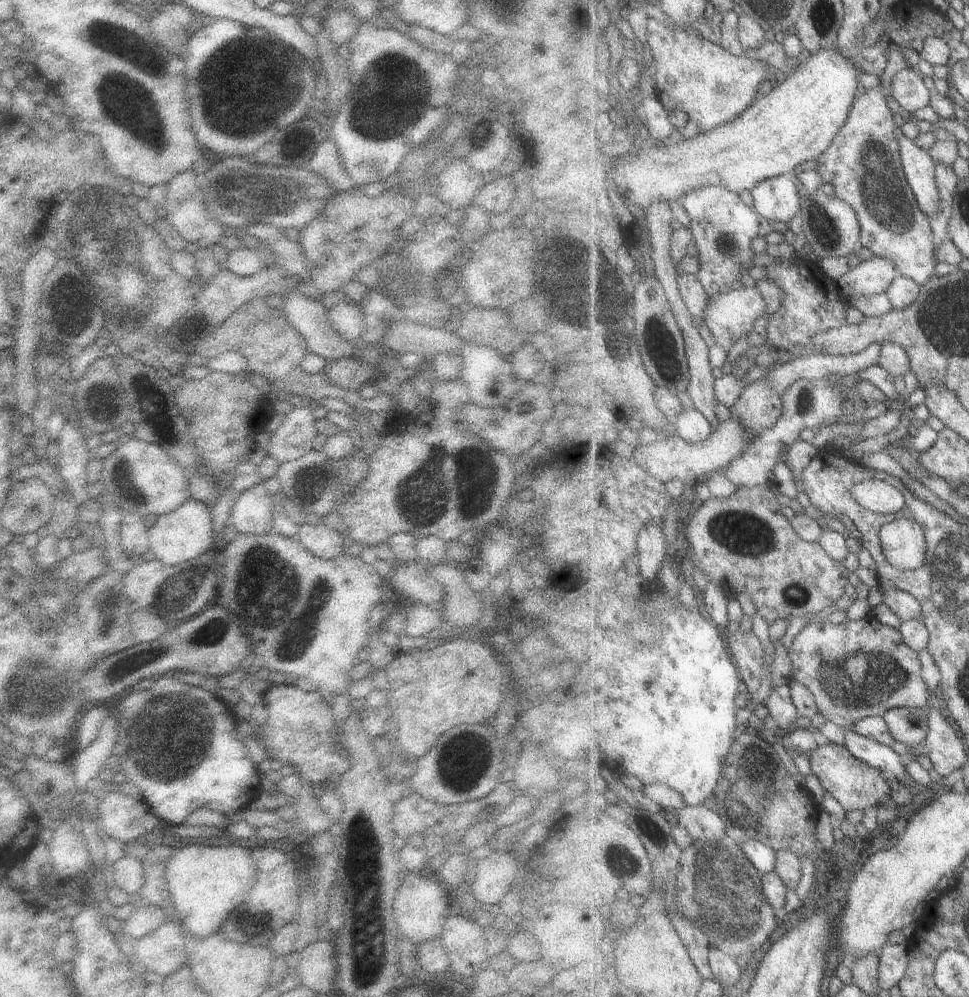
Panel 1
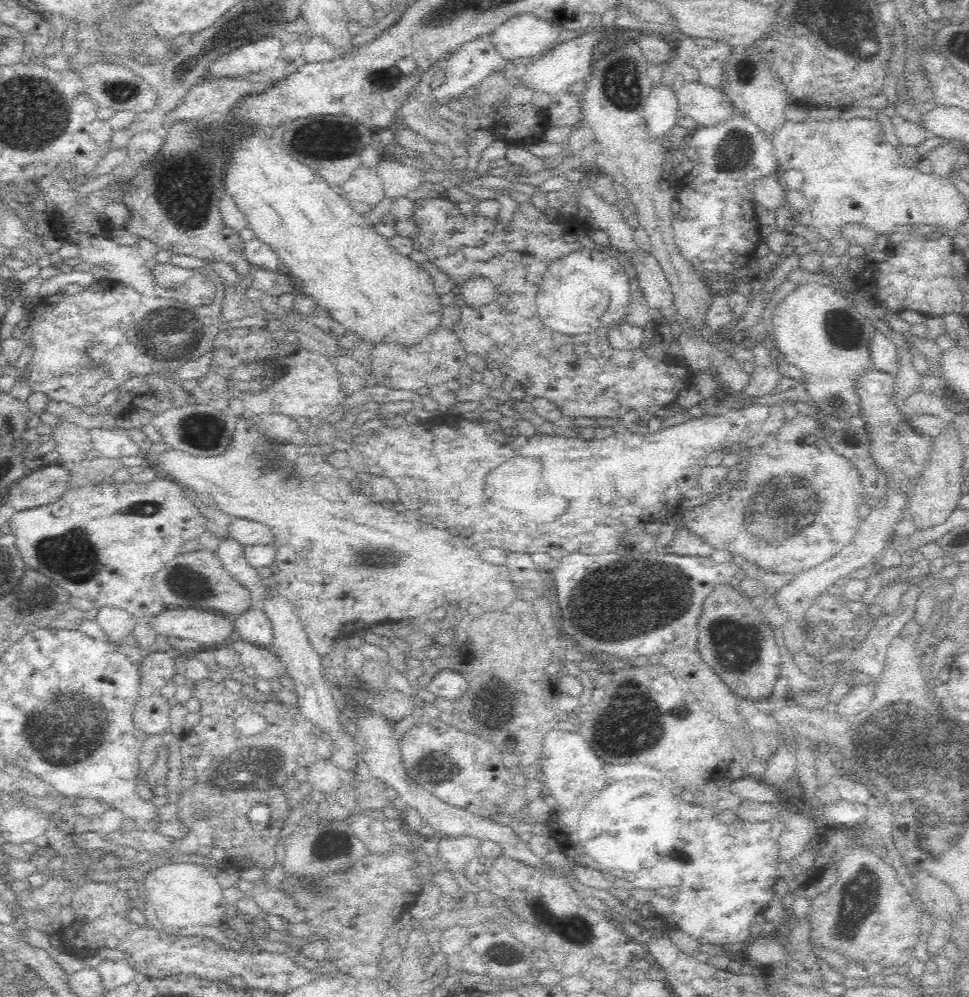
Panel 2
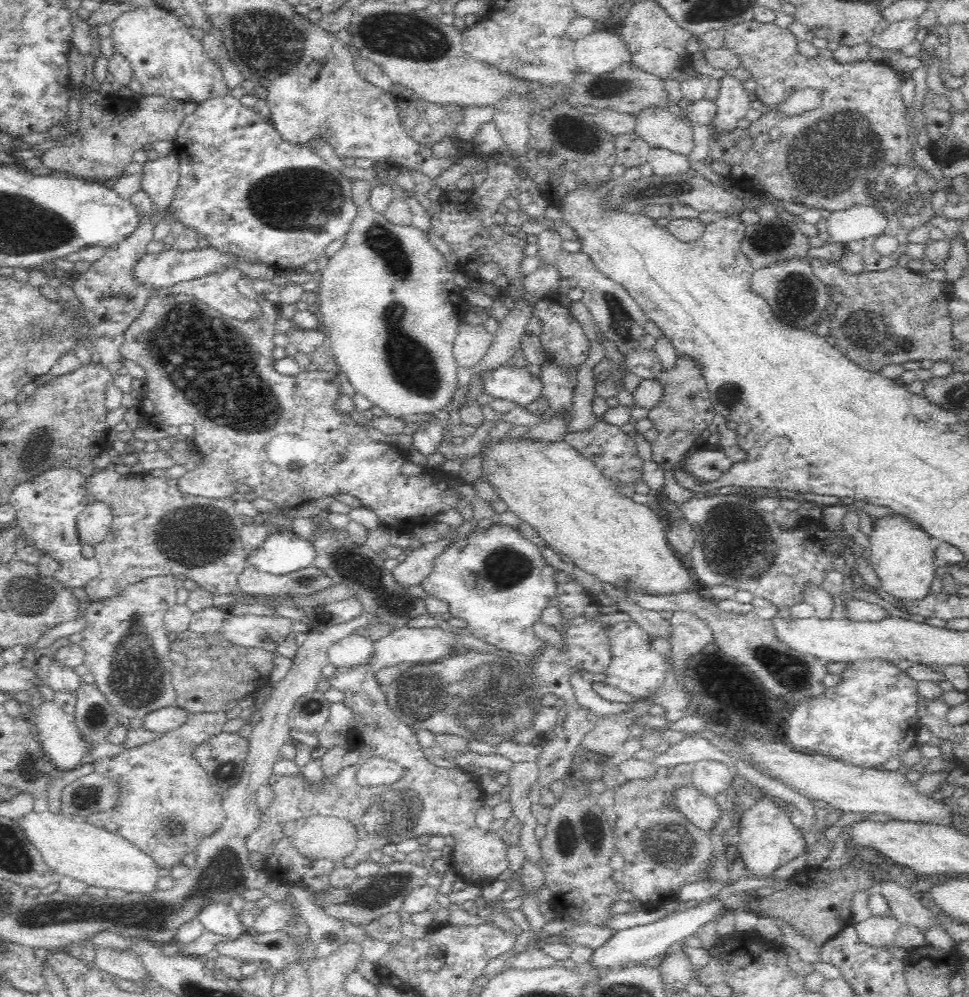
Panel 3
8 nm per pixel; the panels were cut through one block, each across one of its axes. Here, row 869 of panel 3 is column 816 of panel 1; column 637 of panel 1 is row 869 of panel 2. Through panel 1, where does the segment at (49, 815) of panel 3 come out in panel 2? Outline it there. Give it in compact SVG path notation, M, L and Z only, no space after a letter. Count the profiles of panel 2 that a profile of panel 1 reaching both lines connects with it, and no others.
M164 864L142 878L144 893L152 902L158 924L188 928L188 926L206 926L209 930L222 920L226 912L223 900L223 888L216 877L196 864Z

